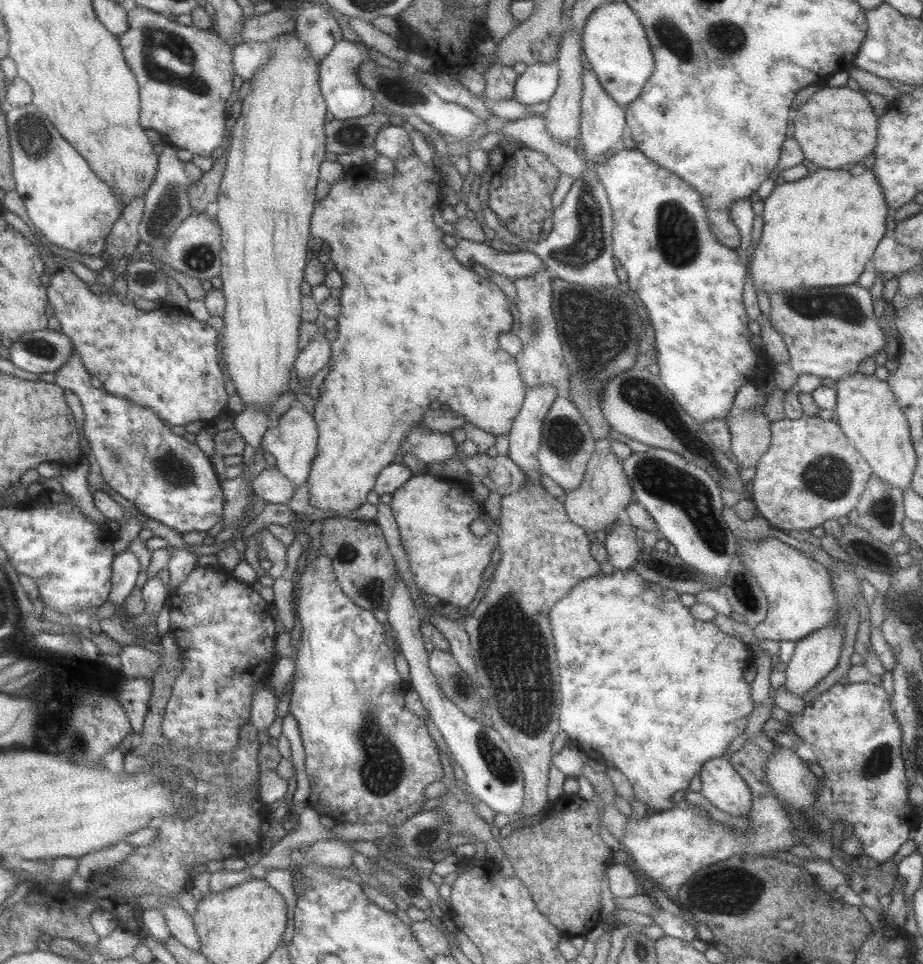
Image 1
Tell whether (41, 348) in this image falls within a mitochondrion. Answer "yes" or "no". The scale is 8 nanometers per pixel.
yes

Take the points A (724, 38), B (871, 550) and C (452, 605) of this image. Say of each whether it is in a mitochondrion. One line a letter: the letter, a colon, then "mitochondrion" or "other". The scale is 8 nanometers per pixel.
A: mitochondrion
B: mitochondrion
C: other

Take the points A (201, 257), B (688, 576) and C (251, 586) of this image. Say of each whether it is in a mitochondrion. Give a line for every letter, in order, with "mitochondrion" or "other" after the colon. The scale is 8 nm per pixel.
A: mitochondrion
B: mitochondrion
C: other

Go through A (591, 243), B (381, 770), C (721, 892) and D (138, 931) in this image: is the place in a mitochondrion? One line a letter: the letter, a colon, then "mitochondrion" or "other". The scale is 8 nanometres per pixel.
A: mitochondrion
B: mitochondrion
C: mitochondrion
D: other

